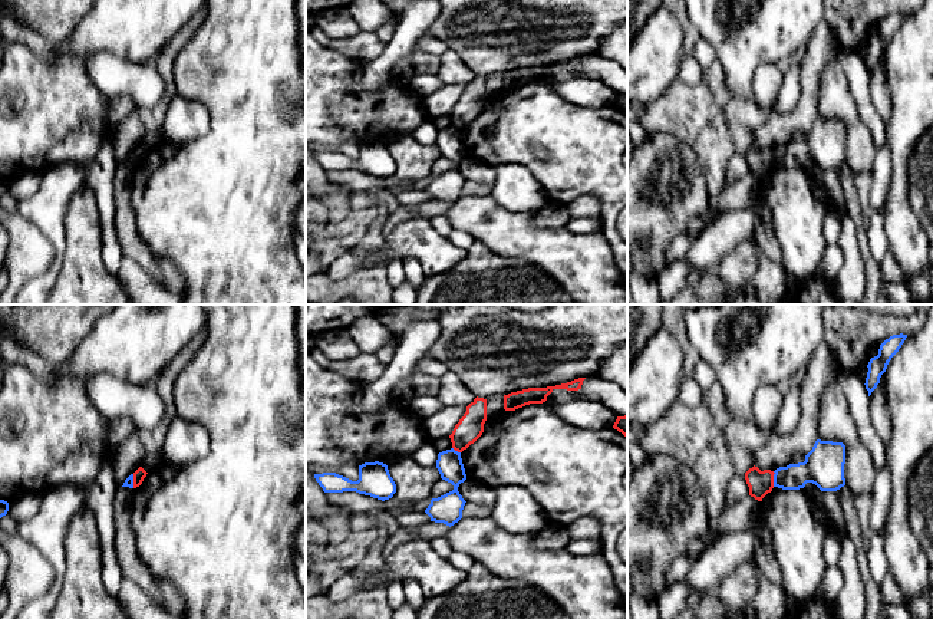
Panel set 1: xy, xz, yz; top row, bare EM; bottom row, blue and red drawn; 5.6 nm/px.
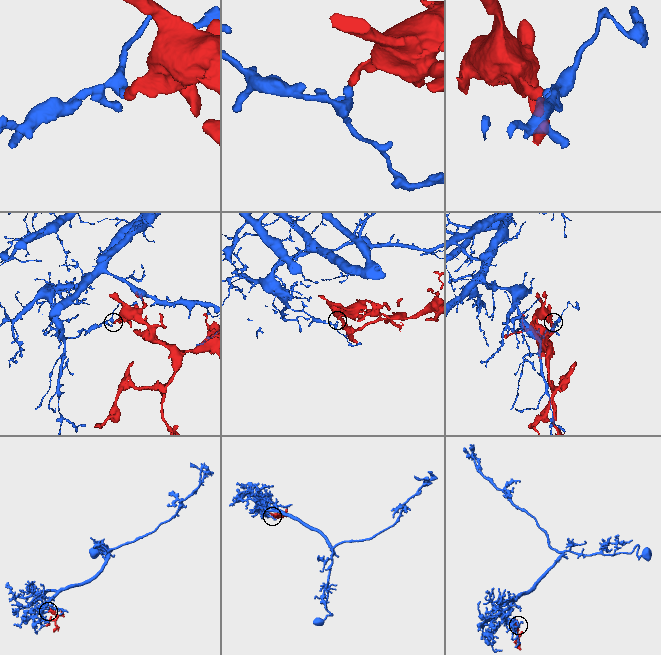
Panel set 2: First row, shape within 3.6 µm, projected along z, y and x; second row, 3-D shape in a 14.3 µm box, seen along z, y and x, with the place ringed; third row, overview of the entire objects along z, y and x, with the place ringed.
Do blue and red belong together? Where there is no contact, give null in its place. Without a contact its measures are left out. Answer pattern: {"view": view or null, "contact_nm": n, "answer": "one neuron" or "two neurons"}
{"view": "yz", "contact_nm": 90, "answer": "two neurons"}

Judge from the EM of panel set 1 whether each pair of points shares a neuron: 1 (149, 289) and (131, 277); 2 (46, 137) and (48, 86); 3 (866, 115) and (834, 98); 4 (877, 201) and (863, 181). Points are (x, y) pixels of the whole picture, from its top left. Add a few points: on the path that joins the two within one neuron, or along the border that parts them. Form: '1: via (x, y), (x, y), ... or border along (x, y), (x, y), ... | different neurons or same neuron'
1: via (145, 289), (135, 282) | same neuron
2: via (46, 124), (48, 99) | same neuron
3: border along (849, 78), (849, 86), (859, 117), (873, 141) | different neurons
4: border along (871, 174), (869, 223) | different neurons

